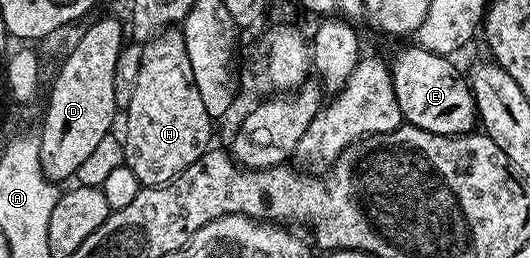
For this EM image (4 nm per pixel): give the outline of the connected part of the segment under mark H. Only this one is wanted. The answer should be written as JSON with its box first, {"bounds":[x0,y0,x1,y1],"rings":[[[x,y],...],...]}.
{"bounds":[124,29,214,187],"rings":[[[170,29],[149,40],[141,47],[139,81],[127,108],[127,139],[124,143],[124,166],[130,167],[141,187],[159,187],[187,169],[201,154],[210,150],[214,120],[203,107],[199,89],[193,83],[191,60],[182,32]]]}

